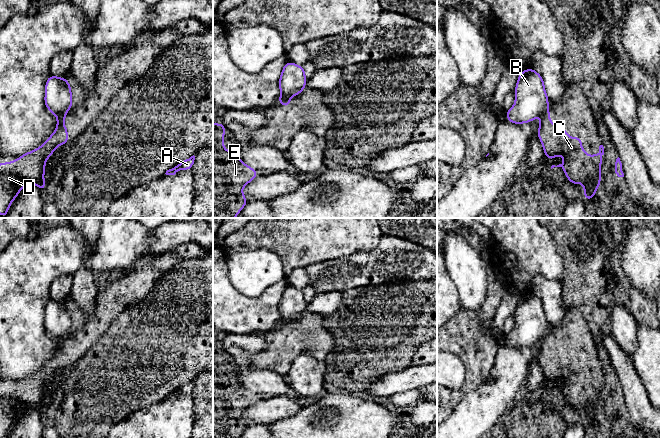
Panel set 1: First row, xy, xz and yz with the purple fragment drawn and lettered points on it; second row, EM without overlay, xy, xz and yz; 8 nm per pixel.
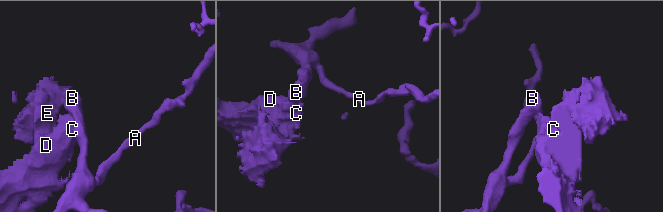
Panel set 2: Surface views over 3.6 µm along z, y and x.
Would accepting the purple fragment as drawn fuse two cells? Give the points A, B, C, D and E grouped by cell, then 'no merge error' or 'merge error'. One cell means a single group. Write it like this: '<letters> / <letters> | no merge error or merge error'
A B / C D E | merge error

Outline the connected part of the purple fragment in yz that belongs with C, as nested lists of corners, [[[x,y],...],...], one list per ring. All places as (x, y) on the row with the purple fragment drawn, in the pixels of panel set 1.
[[[546,109],[544,113],[540,116],[541,123],[539,125],[537,135],[539,140],[543,145],[544,155],[547,156],[548,160],[552,160],[554,157],[563,155],[565,160],[562,164],[557,166],[552,165],[551,169],[554,167],[561,167],[564,170],[564,173],[572,184],[580,185],[580,181],[583,180],[583,189],[584,199],[592,200],[594,194],[598,189],[599,184],[601,183],[602,177],[600,176],[601,172],[601,157],[604,155],[604,147],[603,145],[599,146],[599,154],[598,155],[586,155],[586,150],[581,147],[582,139],[580,137],[568,137],[567,130],[564,127],[557,128],[552,121],[550,120],[550,111]]]

